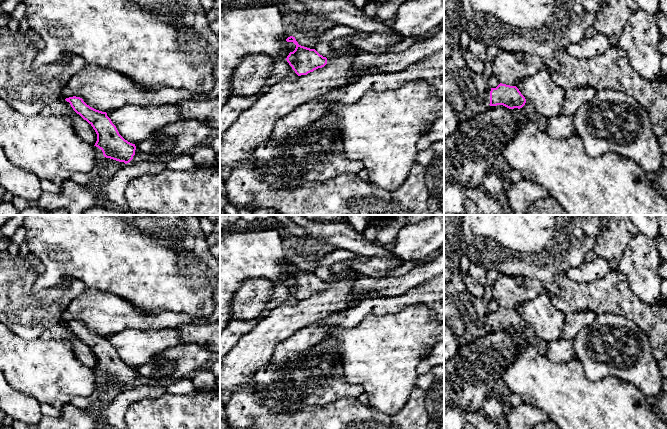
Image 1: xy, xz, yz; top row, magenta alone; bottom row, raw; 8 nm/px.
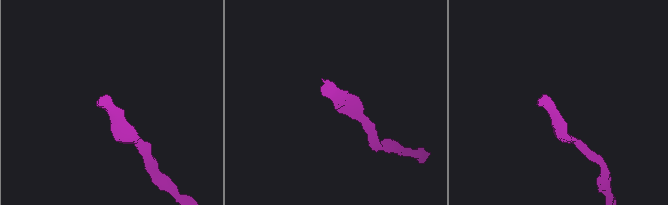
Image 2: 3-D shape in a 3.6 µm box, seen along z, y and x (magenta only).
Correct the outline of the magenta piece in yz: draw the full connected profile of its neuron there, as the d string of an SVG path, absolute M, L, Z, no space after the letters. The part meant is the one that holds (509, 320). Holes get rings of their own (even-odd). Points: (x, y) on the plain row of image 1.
M500 307L496 312L483 317L482 326L486 330L503 329L509 333L520 333L525 329L526 323L516 310Z

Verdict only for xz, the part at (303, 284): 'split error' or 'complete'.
split error

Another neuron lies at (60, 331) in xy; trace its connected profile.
M58 323L51 328L48 328L39 336L39 338L45 341L69 340L76 359L84 366L93 370L95 369L97 365L97 358L95 354L91 350L91 348L89 348L73 334L70 327L65 323Z

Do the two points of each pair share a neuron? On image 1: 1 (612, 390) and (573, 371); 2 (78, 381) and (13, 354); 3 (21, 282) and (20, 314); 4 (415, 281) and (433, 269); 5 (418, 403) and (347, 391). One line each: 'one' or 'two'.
1: one
2: one
3: one
4: one
5: two

